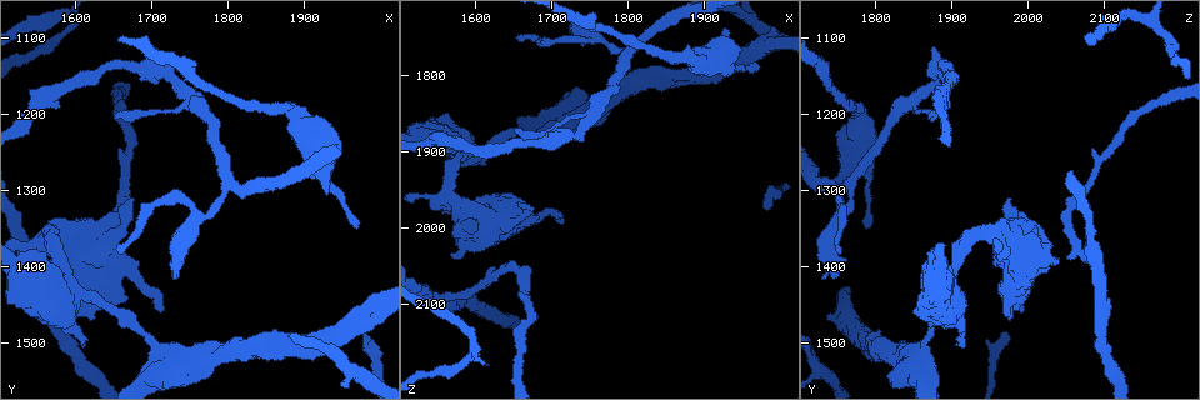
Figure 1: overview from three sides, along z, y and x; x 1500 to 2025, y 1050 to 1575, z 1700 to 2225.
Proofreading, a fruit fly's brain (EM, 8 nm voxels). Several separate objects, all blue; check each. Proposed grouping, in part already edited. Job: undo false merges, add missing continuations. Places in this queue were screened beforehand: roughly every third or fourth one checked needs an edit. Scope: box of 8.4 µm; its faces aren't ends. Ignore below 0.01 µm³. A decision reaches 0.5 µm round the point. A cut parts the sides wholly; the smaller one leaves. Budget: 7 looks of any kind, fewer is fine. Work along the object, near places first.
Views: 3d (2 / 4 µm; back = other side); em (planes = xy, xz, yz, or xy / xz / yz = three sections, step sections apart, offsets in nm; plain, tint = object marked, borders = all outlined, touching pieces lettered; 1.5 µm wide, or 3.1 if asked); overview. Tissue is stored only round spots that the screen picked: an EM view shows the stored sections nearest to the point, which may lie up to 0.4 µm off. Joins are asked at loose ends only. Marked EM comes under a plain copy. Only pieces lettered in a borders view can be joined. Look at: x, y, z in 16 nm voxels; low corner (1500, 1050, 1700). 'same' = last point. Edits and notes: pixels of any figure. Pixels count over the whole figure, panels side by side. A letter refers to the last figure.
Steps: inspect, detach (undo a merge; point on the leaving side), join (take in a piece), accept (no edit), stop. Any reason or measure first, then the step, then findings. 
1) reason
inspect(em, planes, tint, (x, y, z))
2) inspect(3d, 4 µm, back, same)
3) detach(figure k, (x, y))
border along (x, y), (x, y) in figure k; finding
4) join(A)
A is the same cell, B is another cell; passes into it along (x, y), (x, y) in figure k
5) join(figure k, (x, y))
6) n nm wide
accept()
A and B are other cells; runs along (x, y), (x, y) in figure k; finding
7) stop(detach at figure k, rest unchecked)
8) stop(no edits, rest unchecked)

arms part here
inspect(3d, 2 µm, (1795, 1295, 1770))

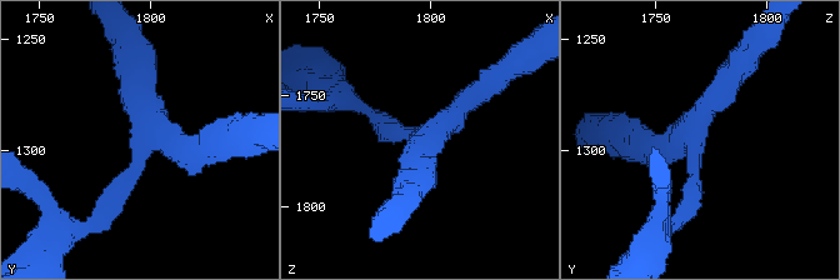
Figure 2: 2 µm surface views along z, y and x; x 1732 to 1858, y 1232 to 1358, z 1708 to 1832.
3 arms
inspect(em, planes, borders, (1798, 1294, 1766))

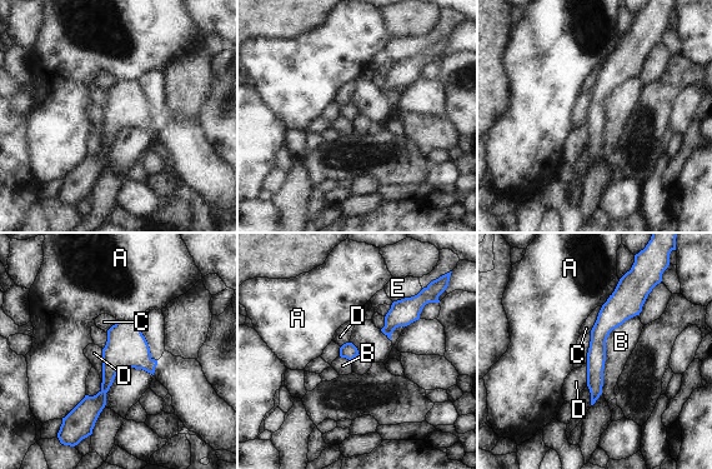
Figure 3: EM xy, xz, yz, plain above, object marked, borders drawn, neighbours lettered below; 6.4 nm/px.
B touches over 550 nm
accept()
A, B, C, D and E are other cells; all the same cell

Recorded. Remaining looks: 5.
branch stops here
inspect(em, planes, borders, (1650, 1205, 1870))

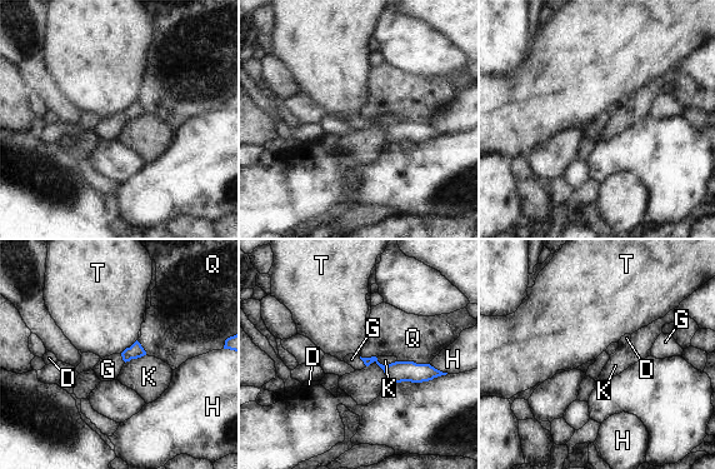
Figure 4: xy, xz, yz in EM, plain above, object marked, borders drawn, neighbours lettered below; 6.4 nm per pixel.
Q touches over 200 nm
join(G)
G is the same cell, D, H, K, Q and T are other cells; the cell continues

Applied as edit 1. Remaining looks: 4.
three arms meet
inspect(em, planes, borders, (1540, 1410, 2095))

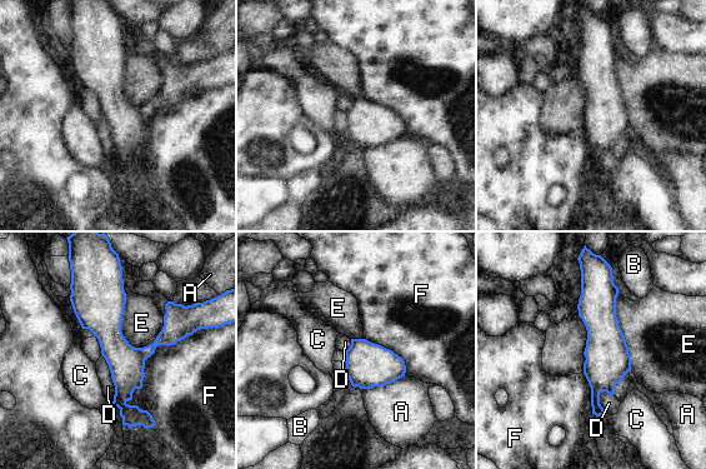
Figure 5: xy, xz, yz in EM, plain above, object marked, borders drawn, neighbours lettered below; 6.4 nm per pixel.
accept()
A, B, C, D, E and F are other cells; one cell here

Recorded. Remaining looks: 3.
stop(join at figure 4, rest unchecked)

